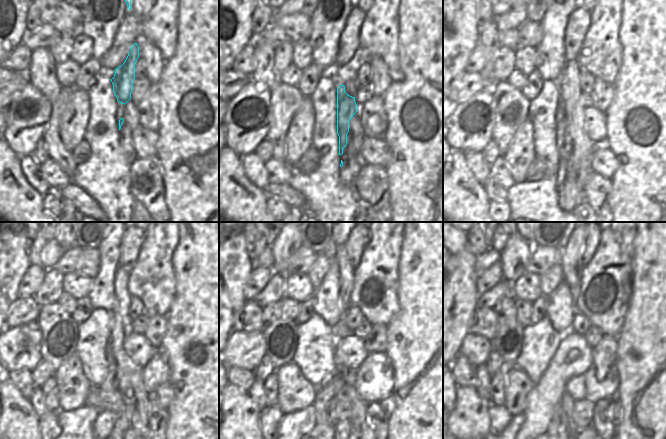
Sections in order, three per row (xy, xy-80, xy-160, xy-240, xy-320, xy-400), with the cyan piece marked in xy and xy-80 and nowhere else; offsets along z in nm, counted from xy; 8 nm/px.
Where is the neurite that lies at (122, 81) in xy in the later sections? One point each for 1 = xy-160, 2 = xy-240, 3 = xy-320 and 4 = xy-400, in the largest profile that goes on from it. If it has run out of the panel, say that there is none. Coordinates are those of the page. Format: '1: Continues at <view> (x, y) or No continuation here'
1: Continues at xy-160 (562, 136)
2: Continues at xy-240 (111, 383)
3: Continues at xy-320 (324, 410)
4: Continues at xy-400 (558, 425)

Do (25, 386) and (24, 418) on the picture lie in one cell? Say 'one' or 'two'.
two

